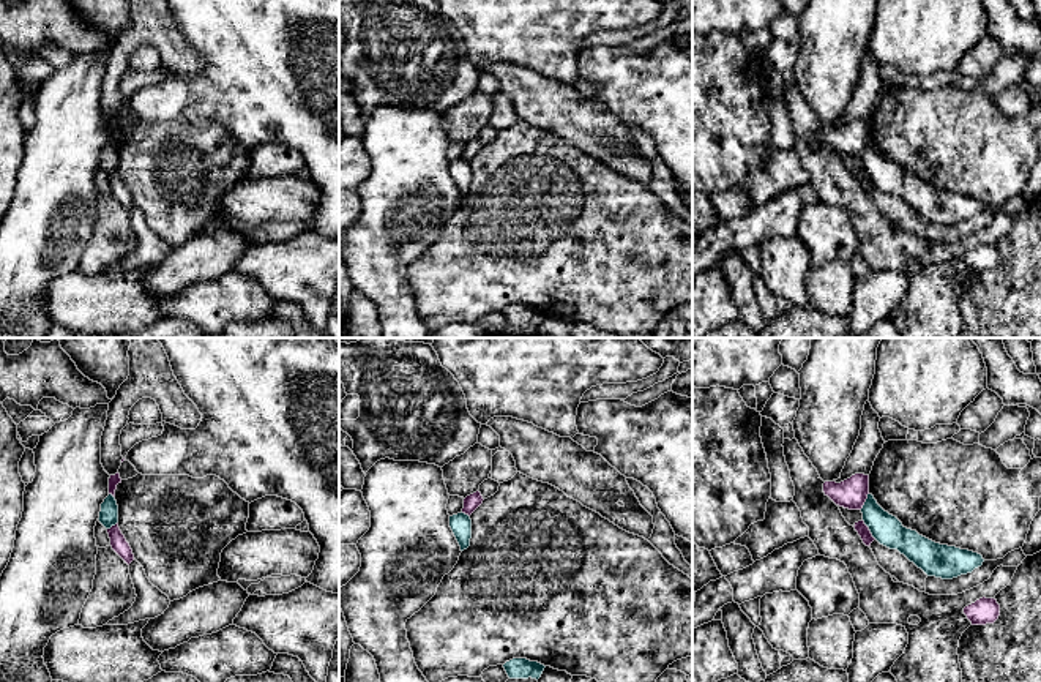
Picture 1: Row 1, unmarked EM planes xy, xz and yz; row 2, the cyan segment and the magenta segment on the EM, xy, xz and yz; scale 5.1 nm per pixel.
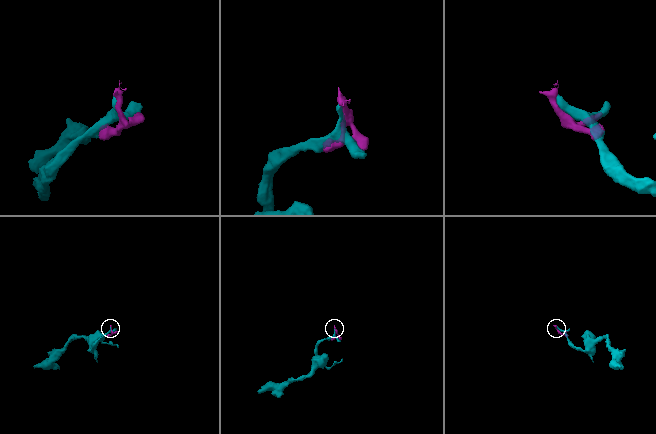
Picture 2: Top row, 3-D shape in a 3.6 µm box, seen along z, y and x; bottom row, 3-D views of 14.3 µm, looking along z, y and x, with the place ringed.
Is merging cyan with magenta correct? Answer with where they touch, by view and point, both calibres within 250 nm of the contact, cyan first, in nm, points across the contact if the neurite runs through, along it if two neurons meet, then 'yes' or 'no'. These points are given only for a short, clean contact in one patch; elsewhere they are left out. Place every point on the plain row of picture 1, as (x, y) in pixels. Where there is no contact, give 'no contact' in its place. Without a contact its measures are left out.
meets cyan in yz at (869, 176); 160 nm thick on the cyan side, 70 nm on the other; no

